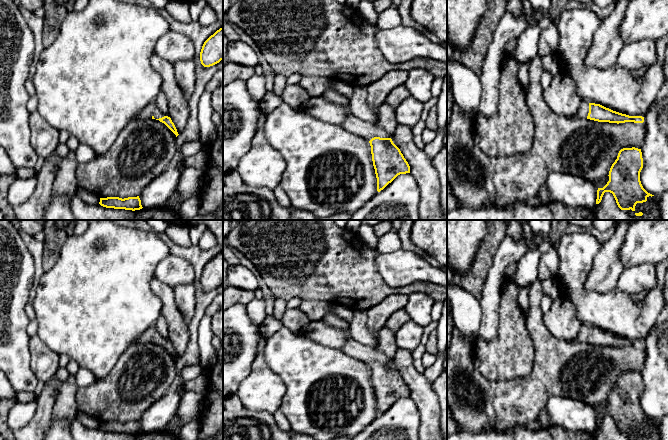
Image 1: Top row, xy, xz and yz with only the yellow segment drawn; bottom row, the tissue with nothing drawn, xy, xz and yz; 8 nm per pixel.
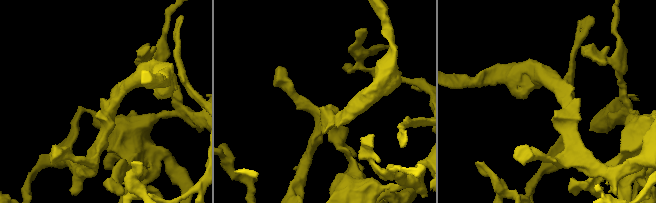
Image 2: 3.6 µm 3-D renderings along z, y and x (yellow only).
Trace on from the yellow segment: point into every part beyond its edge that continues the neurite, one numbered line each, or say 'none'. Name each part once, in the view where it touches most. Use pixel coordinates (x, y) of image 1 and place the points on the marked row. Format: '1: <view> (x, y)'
1: xz (364, 129)

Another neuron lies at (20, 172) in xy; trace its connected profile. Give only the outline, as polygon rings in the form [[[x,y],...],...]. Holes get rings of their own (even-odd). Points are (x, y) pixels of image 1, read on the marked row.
[[[17,168],[16,175],[20,178],[31,178],[36,176],[36,171],[33,169],[27,169],[27,168]]]

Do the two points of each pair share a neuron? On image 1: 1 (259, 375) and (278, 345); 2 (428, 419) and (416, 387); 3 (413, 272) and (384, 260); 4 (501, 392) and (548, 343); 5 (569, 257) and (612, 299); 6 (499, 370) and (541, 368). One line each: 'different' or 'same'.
1: different
2: same
3: same
4: same
5: same
6: different

